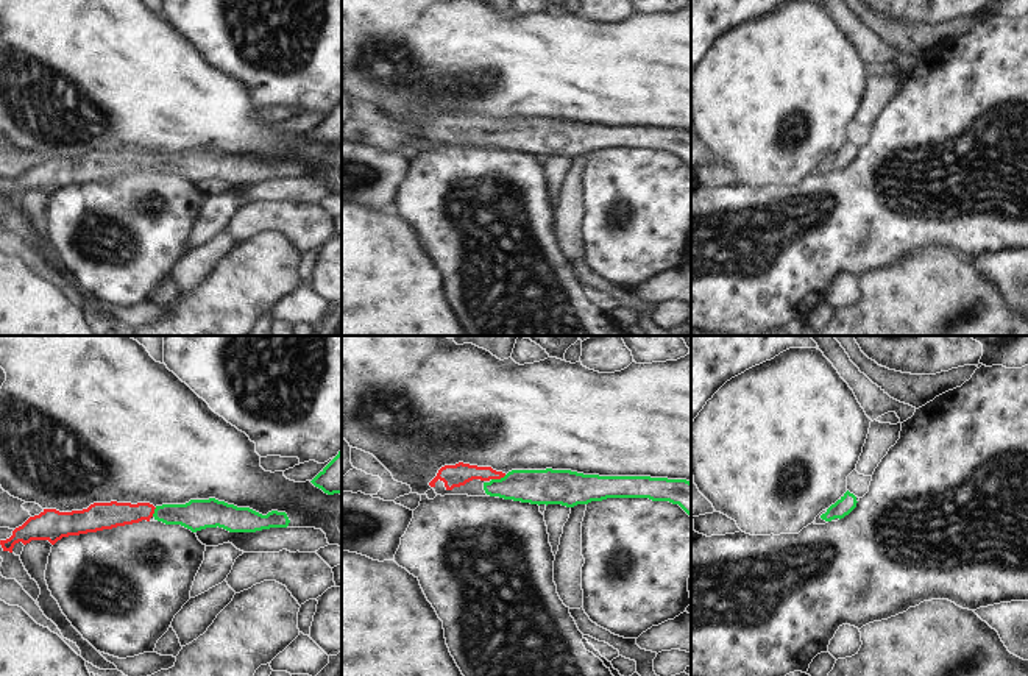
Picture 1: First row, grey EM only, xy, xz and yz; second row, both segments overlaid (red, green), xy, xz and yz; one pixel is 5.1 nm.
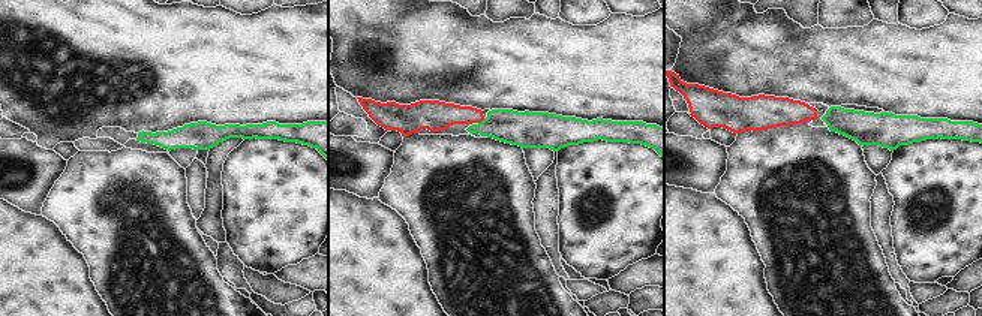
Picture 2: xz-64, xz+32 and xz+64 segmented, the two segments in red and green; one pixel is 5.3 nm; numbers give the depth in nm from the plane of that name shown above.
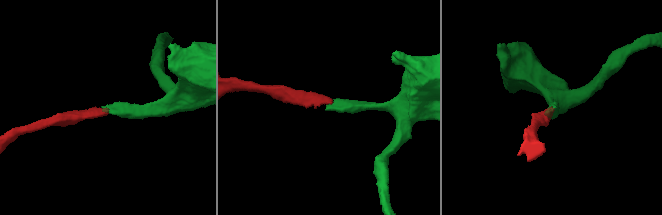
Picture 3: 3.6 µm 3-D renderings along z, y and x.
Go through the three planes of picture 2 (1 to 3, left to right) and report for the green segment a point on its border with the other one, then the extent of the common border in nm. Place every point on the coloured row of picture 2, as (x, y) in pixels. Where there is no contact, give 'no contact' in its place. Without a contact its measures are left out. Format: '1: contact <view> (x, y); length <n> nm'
1: no contact
2: contact xz+32 (482, 120); length 50 nm
3: no contact

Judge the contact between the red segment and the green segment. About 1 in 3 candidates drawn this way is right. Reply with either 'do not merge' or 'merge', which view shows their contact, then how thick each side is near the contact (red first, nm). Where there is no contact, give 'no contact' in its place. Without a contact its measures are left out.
merge | xz | 120/180 nm

